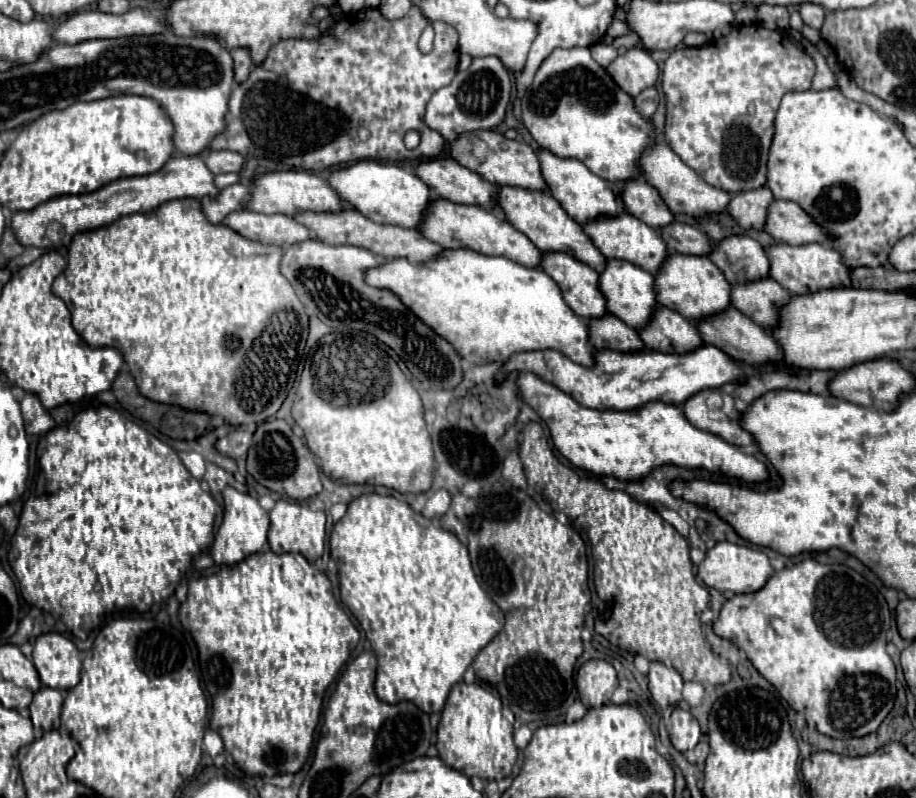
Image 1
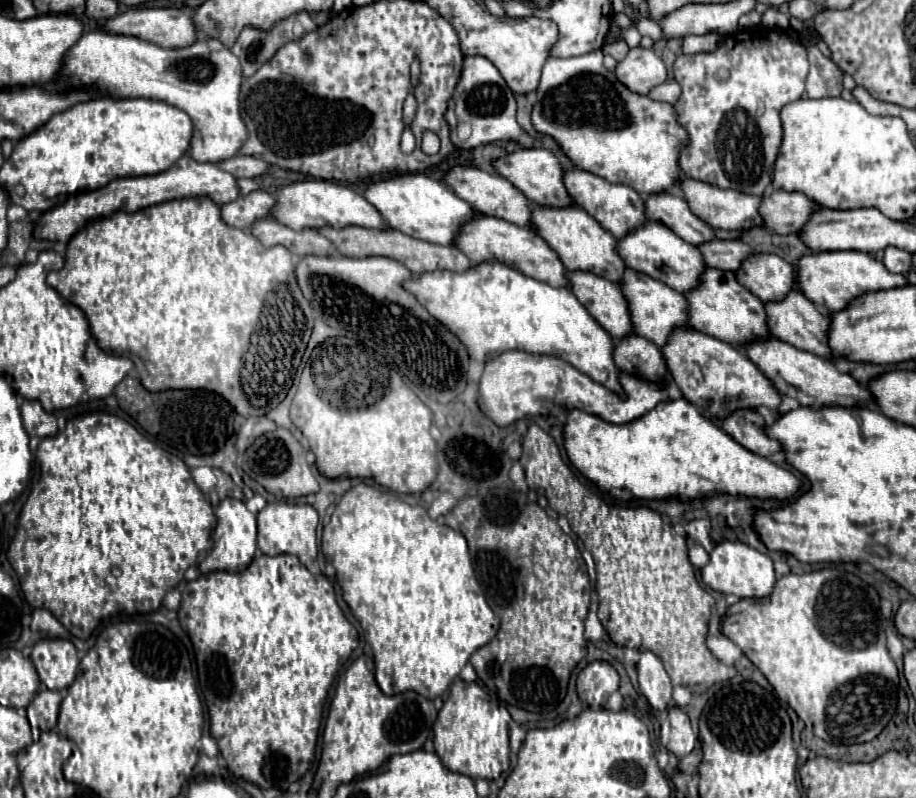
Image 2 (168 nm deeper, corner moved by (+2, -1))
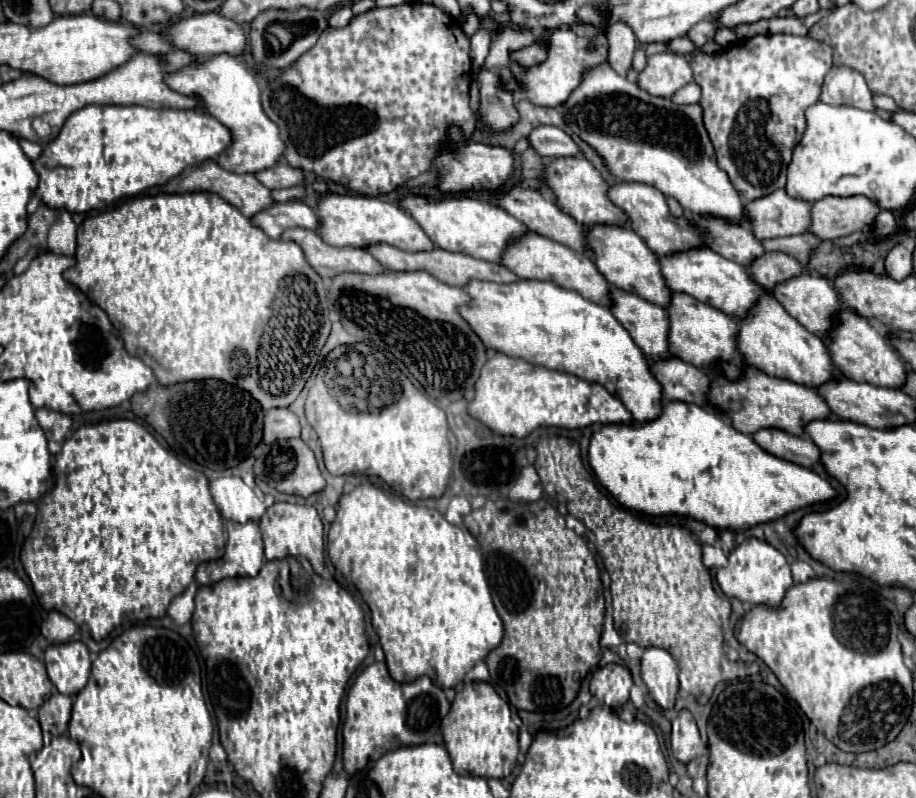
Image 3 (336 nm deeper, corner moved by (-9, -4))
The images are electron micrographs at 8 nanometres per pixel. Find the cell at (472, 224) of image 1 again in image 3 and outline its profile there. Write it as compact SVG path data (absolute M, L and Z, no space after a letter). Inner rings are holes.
M530 232L522 240L516 240L504 252L502 264L506 268L510 268L512 272L516 272L520 278L526 278L526 280L548 280L548 282L554 282L560 288L580 292L586 300L592 300L592 302L604 304L604 306L612 306L610 284L598 272L594 260L590 256L584 256L582 252L576 252L576 250L564 246L564 244L558 244L558 242L554 242L554 240L546 238L546 236Z

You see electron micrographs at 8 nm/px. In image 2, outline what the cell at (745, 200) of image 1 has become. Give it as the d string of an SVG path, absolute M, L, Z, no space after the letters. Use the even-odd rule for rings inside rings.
M779 189L771 191L771 195L763 195L759 215L763 219L765 229L779 235L791 235L799 233L809 215L817 209L819 207L803 193L789 193Z

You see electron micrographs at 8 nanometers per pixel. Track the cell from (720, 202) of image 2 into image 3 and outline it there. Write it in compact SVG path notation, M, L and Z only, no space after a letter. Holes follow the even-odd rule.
M782 188L748 204L748 216L752 216L750 226L760 240L808 232L810 210L812 202L790 198Z

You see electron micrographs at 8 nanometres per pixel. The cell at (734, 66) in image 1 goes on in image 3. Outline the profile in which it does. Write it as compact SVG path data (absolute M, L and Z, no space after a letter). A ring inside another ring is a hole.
M772 34L754 36L732 44L728 50L718 54L698 52L692 62L694 82L702 88L700 104L704 108L704 126L714 144L718 164L728 172L732 184L744 192L744 200L764 198L786 184L786 168L792 160L794 146L802 140L806 130L804 112L808 106L820 100L820 88L824 76L832 68L832 48L820 44L808 36Z

